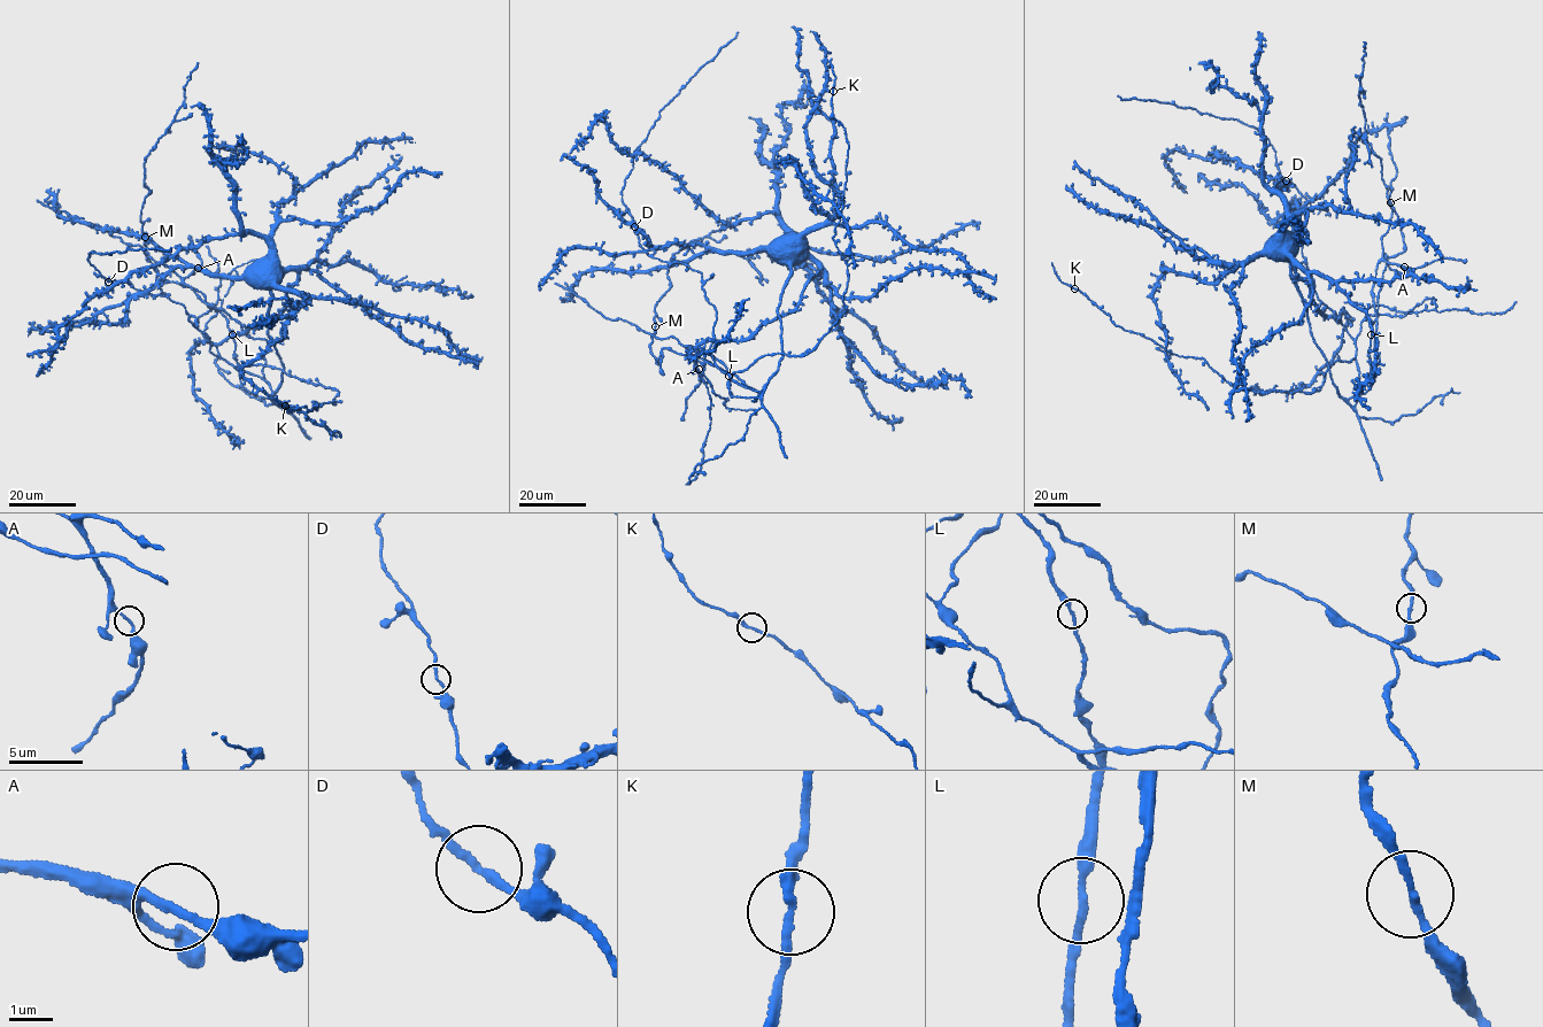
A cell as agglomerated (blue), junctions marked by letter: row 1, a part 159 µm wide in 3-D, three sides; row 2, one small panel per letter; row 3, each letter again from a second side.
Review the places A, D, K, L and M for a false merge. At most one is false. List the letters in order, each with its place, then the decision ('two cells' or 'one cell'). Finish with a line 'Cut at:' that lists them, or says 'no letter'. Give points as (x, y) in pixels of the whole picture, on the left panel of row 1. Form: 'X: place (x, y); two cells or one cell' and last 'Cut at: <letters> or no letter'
A: place (198, 268); one cell
D: place (108, 282); one cell
K: place (285, 406); one cell
L: place (232, 334); one cell
M: place (145, 237); one cell
Cut at: no letter

